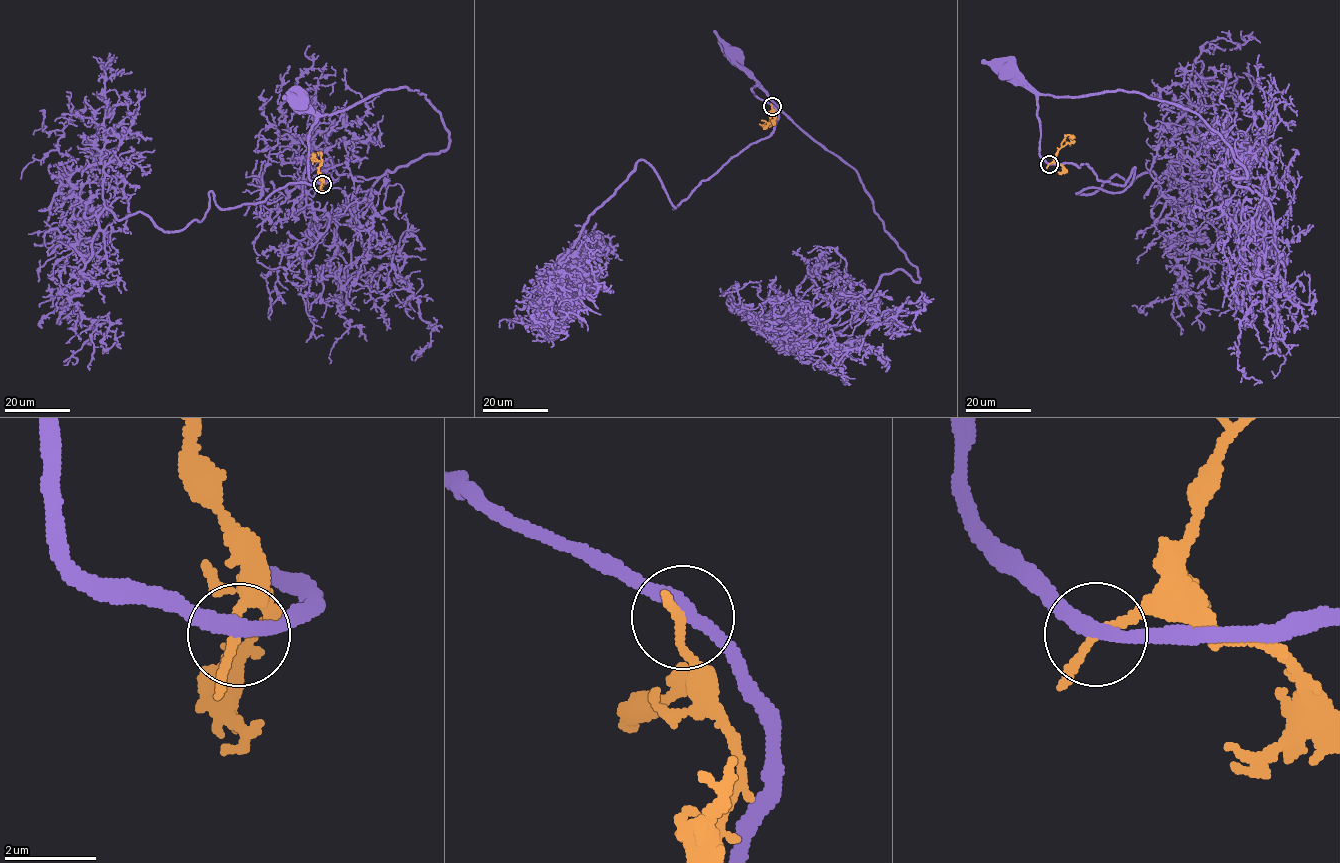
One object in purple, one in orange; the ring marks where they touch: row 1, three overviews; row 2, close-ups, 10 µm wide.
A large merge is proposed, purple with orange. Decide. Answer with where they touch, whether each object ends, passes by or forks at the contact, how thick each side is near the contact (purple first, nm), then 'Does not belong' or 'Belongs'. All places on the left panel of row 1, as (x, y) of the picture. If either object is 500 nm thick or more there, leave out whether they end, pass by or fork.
Place: (322, 184). At the ring purple passes by. At the ring orange passes by. Thickness 320 nm (purple) against 160 nm. Does not belong

